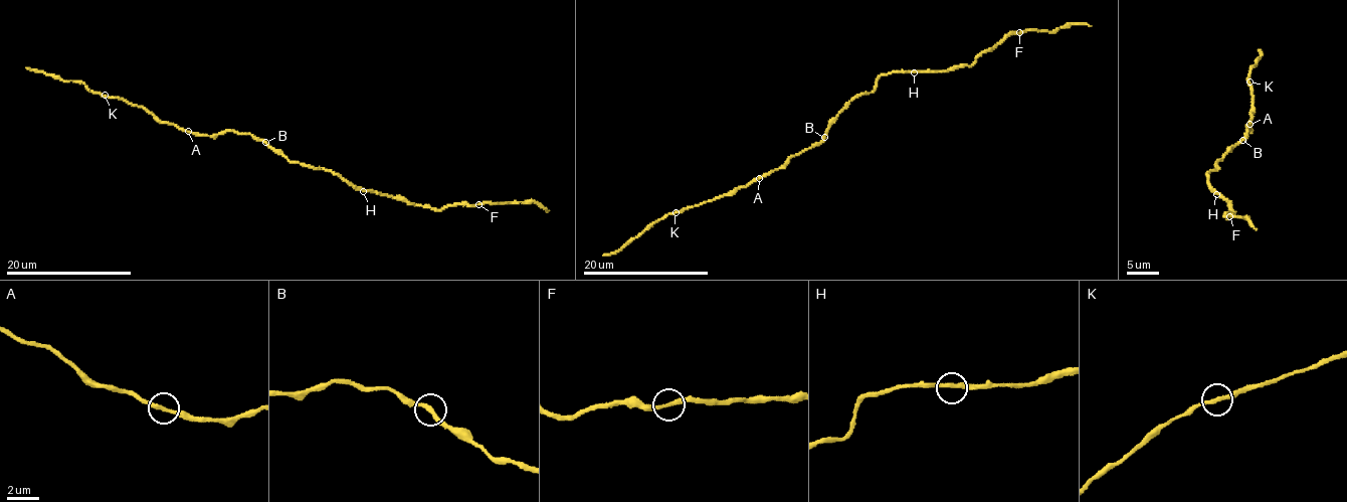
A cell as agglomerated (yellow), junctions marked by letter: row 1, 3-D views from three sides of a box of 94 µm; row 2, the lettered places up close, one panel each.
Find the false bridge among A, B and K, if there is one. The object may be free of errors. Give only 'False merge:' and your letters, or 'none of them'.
False merge: none of them

